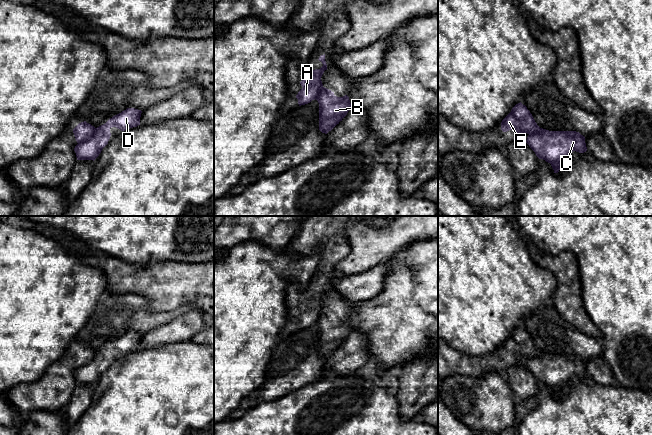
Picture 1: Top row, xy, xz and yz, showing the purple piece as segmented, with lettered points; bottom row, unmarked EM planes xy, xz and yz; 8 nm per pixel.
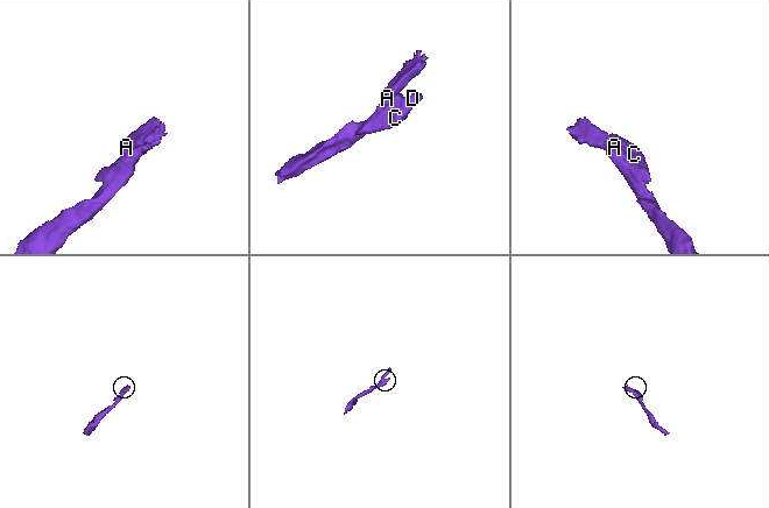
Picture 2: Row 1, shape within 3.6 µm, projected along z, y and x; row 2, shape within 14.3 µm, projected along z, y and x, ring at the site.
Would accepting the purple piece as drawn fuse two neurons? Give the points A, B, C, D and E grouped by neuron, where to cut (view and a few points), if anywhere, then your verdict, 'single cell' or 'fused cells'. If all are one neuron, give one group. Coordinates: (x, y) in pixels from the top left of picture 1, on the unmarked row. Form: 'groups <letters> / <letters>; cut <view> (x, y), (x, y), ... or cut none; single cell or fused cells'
groups A E / B C D; cut xy (96, 352), (86, 363), (78, 367); fused cells

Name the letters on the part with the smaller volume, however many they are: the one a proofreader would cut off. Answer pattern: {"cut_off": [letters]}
{"cut_off": ["A", "E"]}

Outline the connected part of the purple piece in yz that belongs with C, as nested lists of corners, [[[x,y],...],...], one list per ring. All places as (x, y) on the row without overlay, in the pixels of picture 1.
[[[541,352],[529,358],[526,367],[539,383],[551,388],[554,397],[559,396],[563,385],[573,375],[587,375],[585,361],[576,355],[549,355]]]

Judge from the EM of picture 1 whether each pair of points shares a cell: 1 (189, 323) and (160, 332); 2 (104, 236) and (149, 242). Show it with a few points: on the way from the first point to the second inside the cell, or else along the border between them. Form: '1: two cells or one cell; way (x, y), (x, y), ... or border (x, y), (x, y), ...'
1: one cell; way (182, 328), (173, 332), (167, 332)
2: one cell; way (115, 236), (138, 236)

